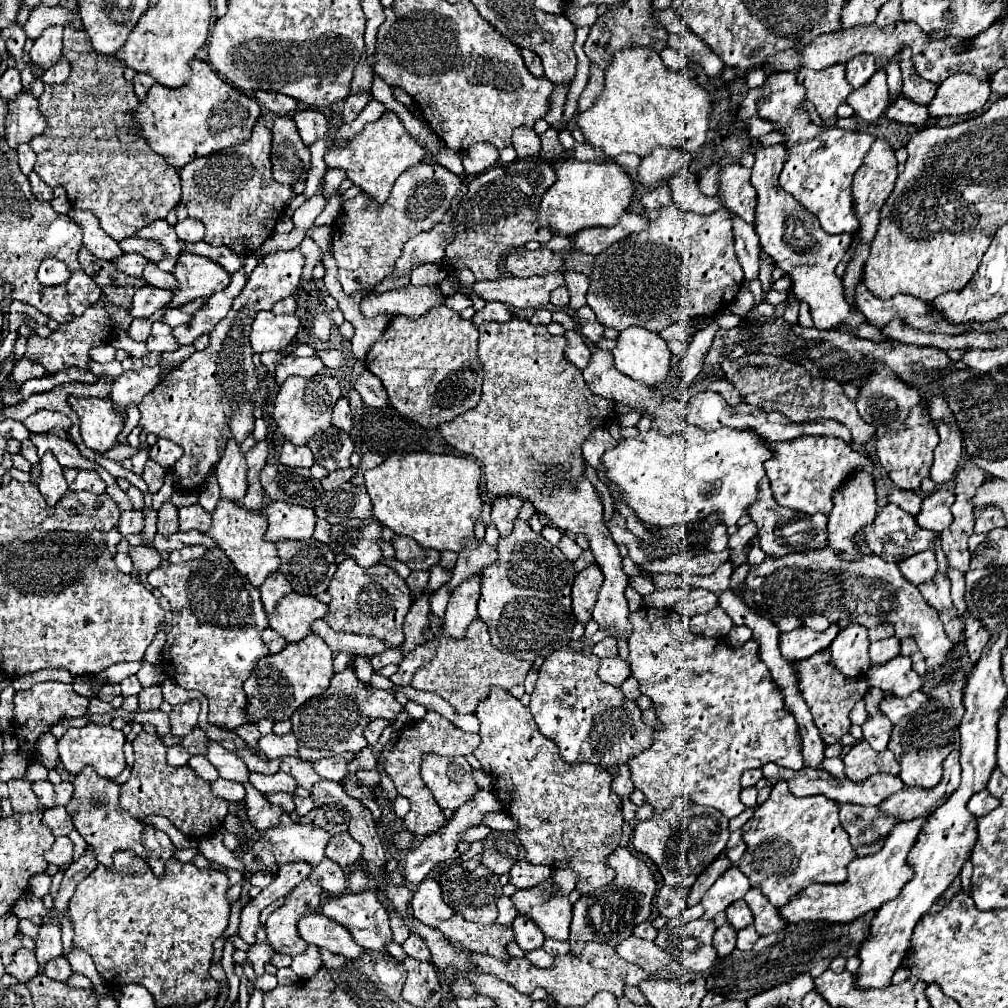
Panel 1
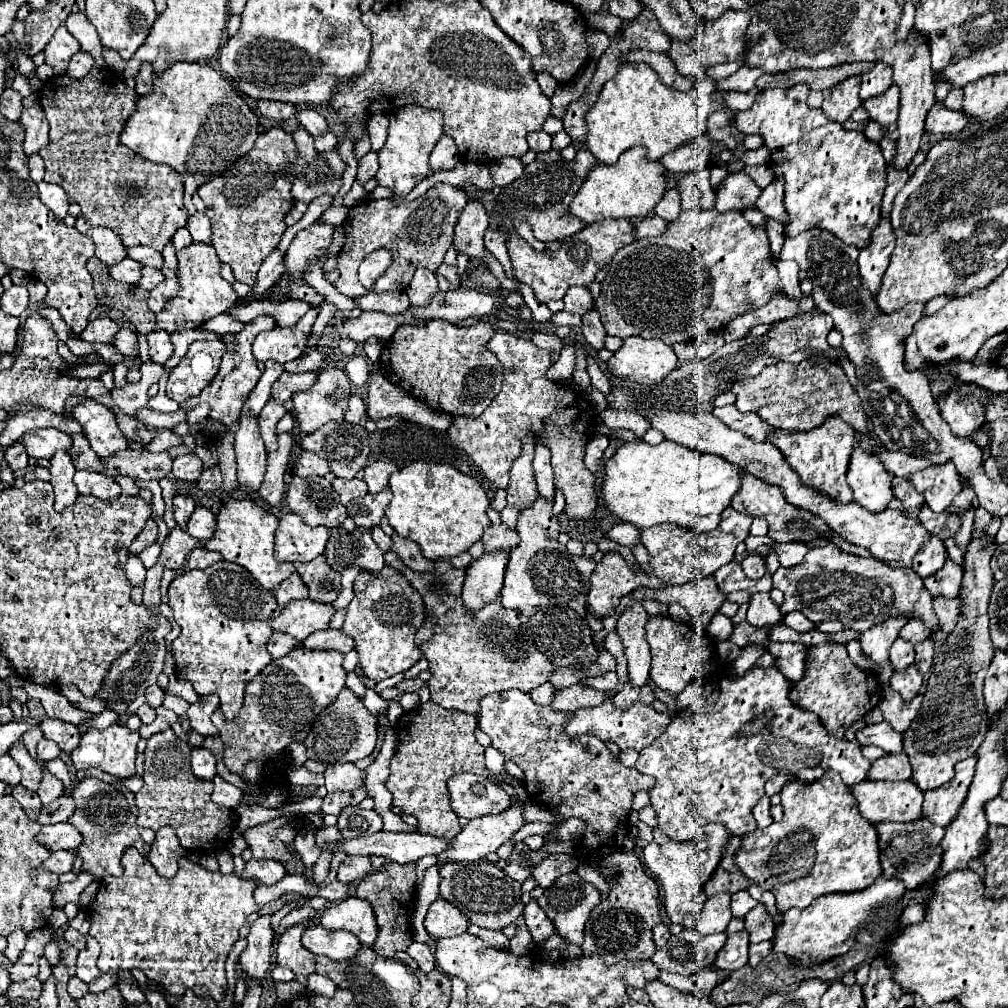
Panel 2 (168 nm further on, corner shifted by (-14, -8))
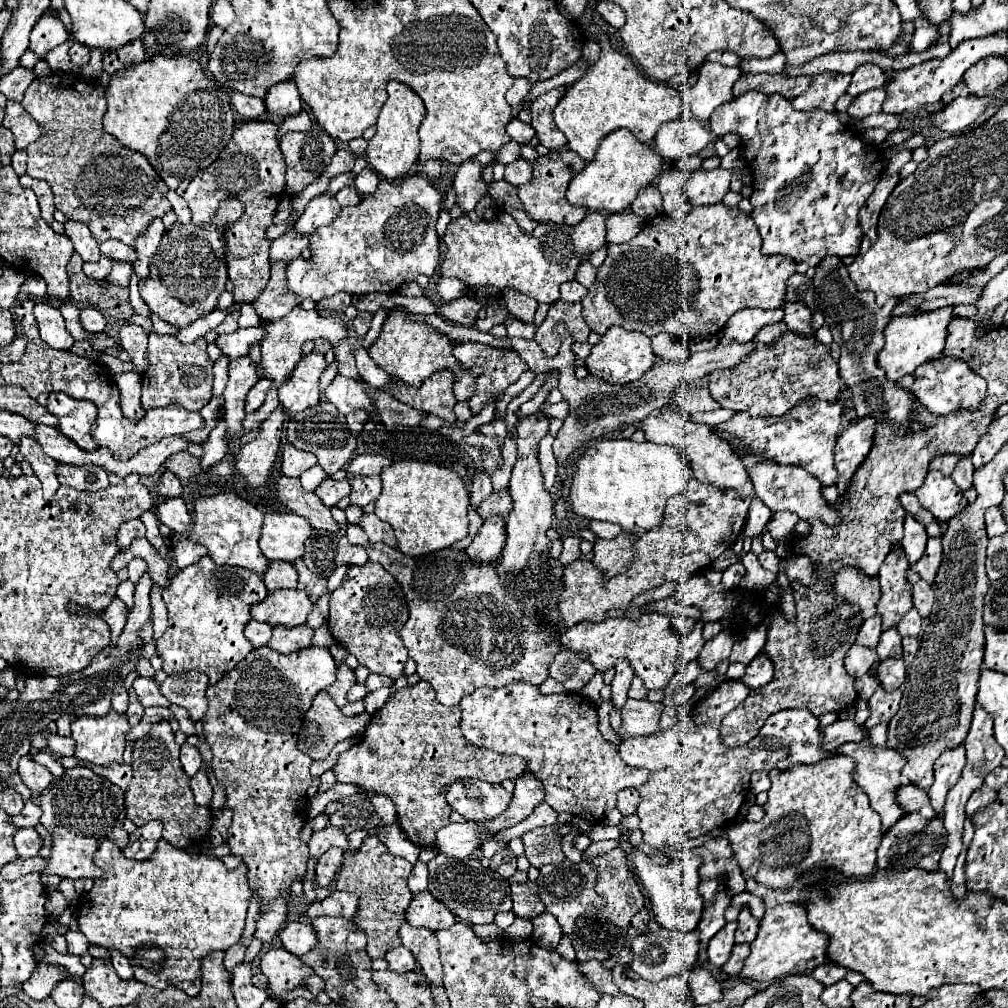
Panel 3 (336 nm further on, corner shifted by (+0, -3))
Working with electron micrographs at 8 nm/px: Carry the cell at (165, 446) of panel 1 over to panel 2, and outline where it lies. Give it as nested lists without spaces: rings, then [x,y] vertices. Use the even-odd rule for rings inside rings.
[[[195,453],[179,455],[173,459],[173,477],[179,481],[193,483],[199,479],[201,471],[203,471],[203,463]]]

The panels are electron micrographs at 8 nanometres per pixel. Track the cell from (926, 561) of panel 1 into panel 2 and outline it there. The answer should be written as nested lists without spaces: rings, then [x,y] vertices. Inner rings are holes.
[[[933,537],[923,545],[923,549],[915,555],[915,561],[913,561],[913,571],[925,579],[929,577],[931,573],[937,573],[941,569],[941,565],[947,561],[947,549],[943,545],[941,539]]]

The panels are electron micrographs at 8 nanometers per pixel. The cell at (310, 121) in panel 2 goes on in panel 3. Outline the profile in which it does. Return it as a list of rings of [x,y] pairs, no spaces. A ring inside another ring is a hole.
[[[285,80],[285,82],[269,88],[269,92],[265,94],[263,100],[265,100],[267,112],[283,116],[283,118],[301,112],[301,98],[299,98],[299,90],[293,80]]]

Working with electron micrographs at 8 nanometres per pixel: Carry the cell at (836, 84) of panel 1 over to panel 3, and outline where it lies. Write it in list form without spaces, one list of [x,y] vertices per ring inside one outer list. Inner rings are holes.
[[[821,72],[811,78],[809,88],[791,100],[793,108],[797,110],[815,110],[823,108],[827,112],[835,112],[835,102],[841,94],[847,92],[851,82],[851,74],[837,74],[837,72]]]

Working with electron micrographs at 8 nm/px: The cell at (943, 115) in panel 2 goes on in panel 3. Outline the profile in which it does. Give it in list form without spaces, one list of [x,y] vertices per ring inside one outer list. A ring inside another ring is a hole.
[[[967,96],[967,98],[955,98],[947,104],[947,108],[939,114],[933,114],[931,120],[937,128],[949,134],[963,132],[975,124],[975,120],[985,112],[989,106],[989,96]]]

